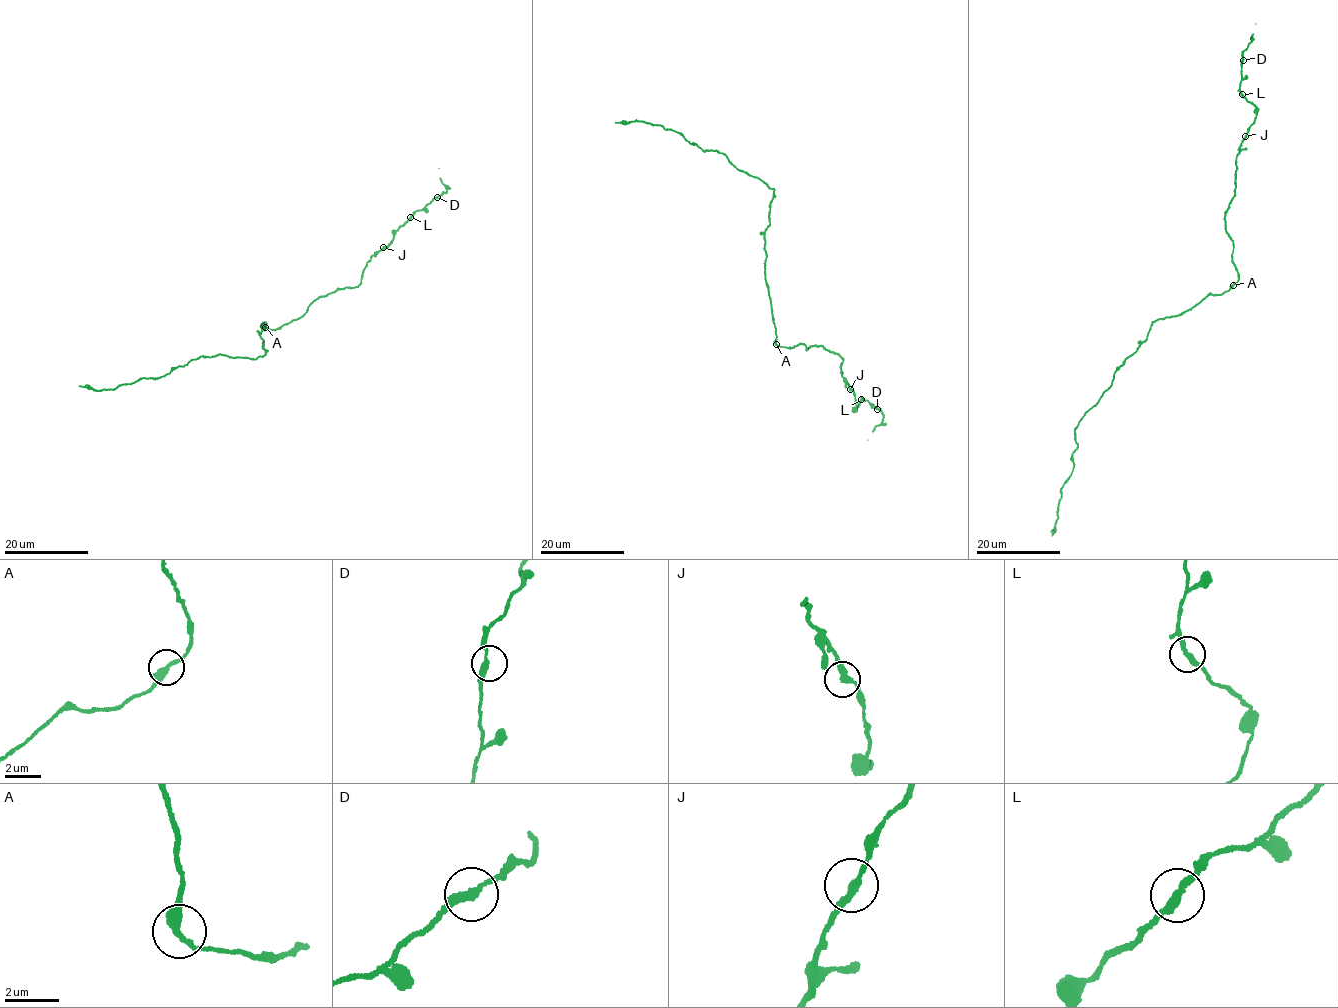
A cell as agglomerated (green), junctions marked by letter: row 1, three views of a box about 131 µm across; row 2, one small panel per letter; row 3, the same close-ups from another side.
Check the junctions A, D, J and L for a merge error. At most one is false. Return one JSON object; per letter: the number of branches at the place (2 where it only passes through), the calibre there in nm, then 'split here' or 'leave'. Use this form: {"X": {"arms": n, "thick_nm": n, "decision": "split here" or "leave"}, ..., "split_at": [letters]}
{"A": {"arms": 2, "thick_nm": 320, "decision": "leave"}, "D": {"arms": 2, "thick_nm": 280, "decision": "leave"}, "J": {"arms": 2, "thick_nm": 260, "decision": "leave"}, "L": {"arms": 2, "thick_nm": 280, "decision": "leave"}, "split_at": []}

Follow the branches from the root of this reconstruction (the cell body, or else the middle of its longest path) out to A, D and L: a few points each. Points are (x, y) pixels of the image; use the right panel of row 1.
A: (1199, 304), (1210, 294), (1224, 293), (1233, 285)
D: (1199, 304), (1239, 279), (1224, 219), (1236, 188), (1237, 154), (1257, 114), (1240, 88), (1243, 60)
L: (1199, 304), (1239, 279), (1224, 219), (1236, 188), (1237, 154), (1257, 114), (1241, 94)

